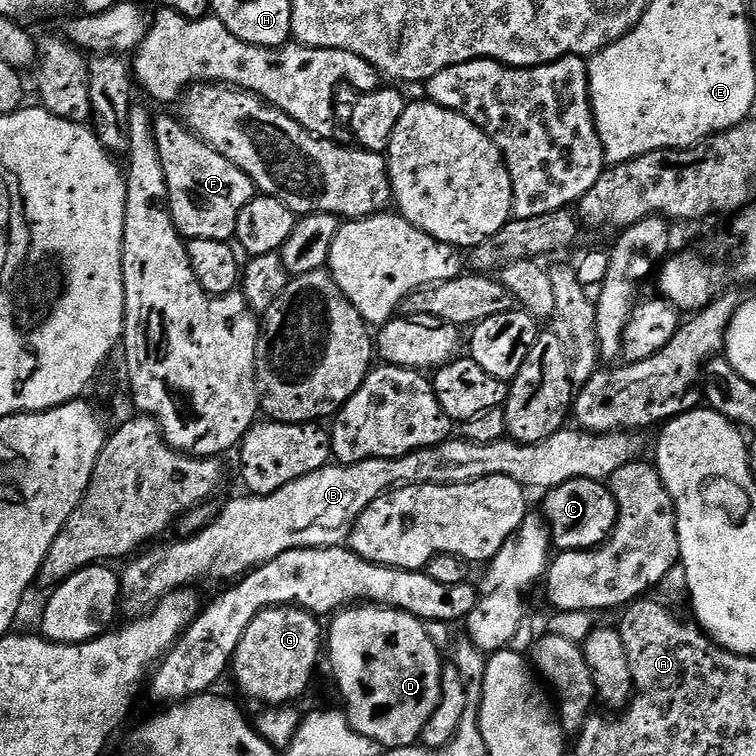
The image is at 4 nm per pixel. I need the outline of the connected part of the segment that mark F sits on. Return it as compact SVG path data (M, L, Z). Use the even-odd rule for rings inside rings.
M157 115L154 120L156 146L166 176L167 206L172 224L188 240L231 241L236 234L238 214L257 195L256 186L247 174L234 166L234 162L222 158L222 154L198 139L173 116Z

